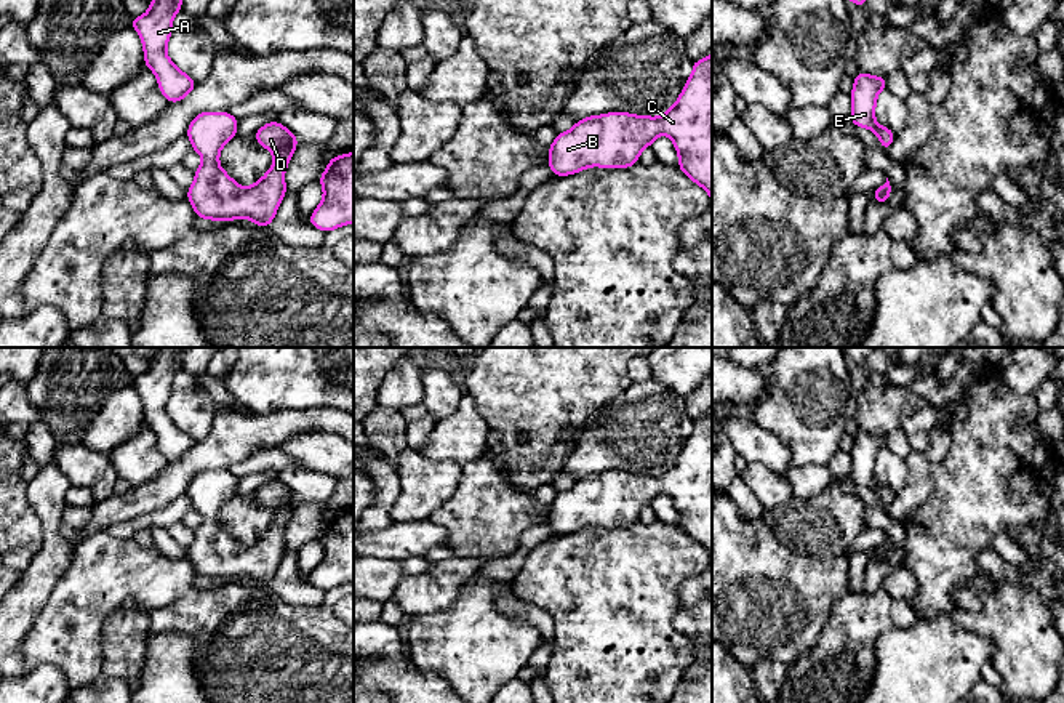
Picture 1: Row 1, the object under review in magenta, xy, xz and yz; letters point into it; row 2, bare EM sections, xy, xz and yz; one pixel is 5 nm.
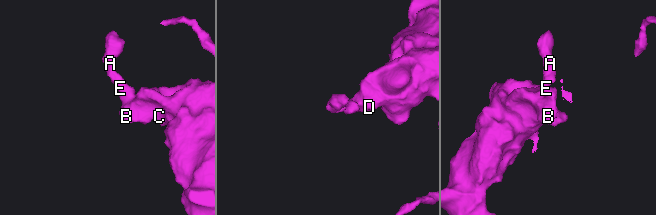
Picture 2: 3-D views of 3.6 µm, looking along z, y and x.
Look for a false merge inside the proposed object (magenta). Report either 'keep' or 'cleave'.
keep

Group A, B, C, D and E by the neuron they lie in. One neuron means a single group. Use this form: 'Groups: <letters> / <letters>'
Groups: A B C D E

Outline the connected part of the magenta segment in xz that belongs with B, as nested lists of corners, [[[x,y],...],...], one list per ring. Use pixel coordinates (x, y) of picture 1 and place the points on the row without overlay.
[[[712,412],[693,421],[675,463],[659,476],[608,471],[578,479],[549,504],[554,535],[589,525],[629,527],[645,506],[666,493],[678,512],[678,527],[709,554],[712,562]]]

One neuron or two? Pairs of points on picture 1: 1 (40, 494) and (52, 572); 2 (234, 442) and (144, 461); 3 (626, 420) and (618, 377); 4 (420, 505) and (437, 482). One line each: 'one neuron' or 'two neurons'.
1: one neuron
2: two neurons
3: two neurons
4: one neuron

